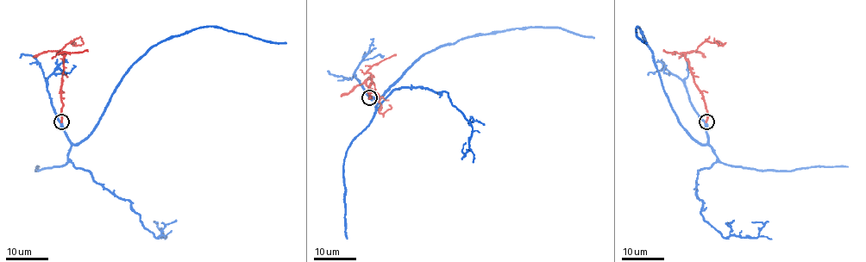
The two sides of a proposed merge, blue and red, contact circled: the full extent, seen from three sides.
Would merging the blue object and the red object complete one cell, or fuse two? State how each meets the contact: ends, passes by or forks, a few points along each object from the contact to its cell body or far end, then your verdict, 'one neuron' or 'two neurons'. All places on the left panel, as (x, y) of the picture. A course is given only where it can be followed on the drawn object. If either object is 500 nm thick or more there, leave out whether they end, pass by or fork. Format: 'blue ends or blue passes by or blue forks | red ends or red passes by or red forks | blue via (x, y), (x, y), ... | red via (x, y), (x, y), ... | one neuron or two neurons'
blue passes by | red ends | blue via (61, 121), (71, 142), (79, 144), (98, 122), (134, 64), (153, 46), (199, 28), (218, 27), (286, 43) | red via (61, 121), (64, 61), (63, 55), (59, 52), (70, 41), (82, 45), (82, 38) | one neuron

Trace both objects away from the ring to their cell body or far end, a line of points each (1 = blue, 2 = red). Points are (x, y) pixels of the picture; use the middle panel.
1: (369, 97), (379, 98), (423, 54), (475, 35), (507, 29), (560, 28), (594, 38)
2: (369, 97), (371, 76), (367, 84), (378, 96), (380, 113), (390, 109), (390, 105)

